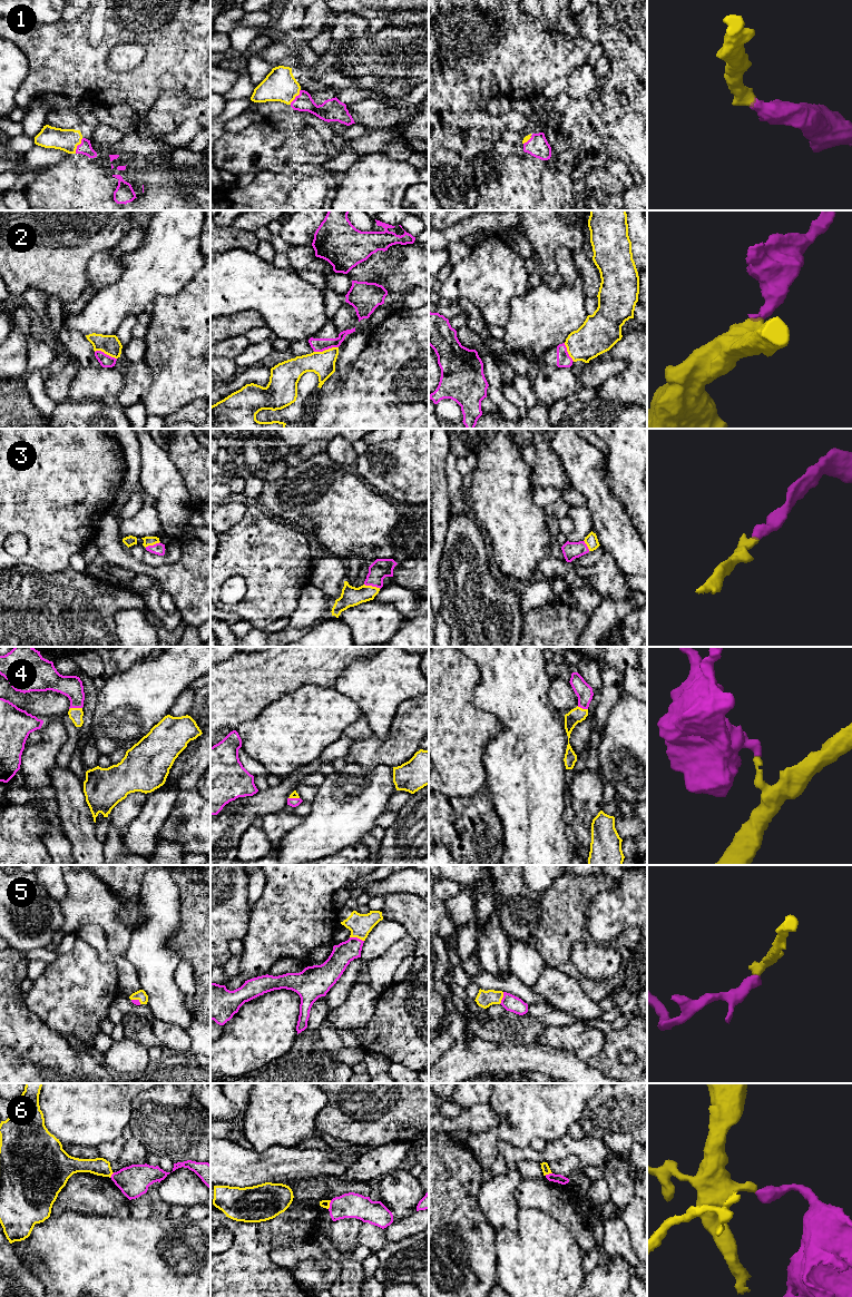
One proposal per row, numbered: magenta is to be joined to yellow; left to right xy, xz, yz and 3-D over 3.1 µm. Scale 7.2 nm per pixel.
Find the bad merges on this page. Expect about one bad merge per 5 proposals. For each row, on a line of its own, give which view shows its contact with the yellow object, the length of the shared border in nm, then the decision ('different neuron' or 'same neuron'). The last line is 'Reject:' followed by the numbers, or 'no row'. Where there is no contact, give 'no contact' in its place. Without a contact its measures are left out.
1: contact in xy; length 130 nm; same neuron
2: contact in xz; length 180 nm; different neuron
3: contact in xz; length 120 nm; same neuron
4: contact in xy; length 100 nm; same neuron
5: contact in xz; length 110 nm; same neuron
6: contact in xz; length 70 nm; different neuron
Reject: 2, 6

